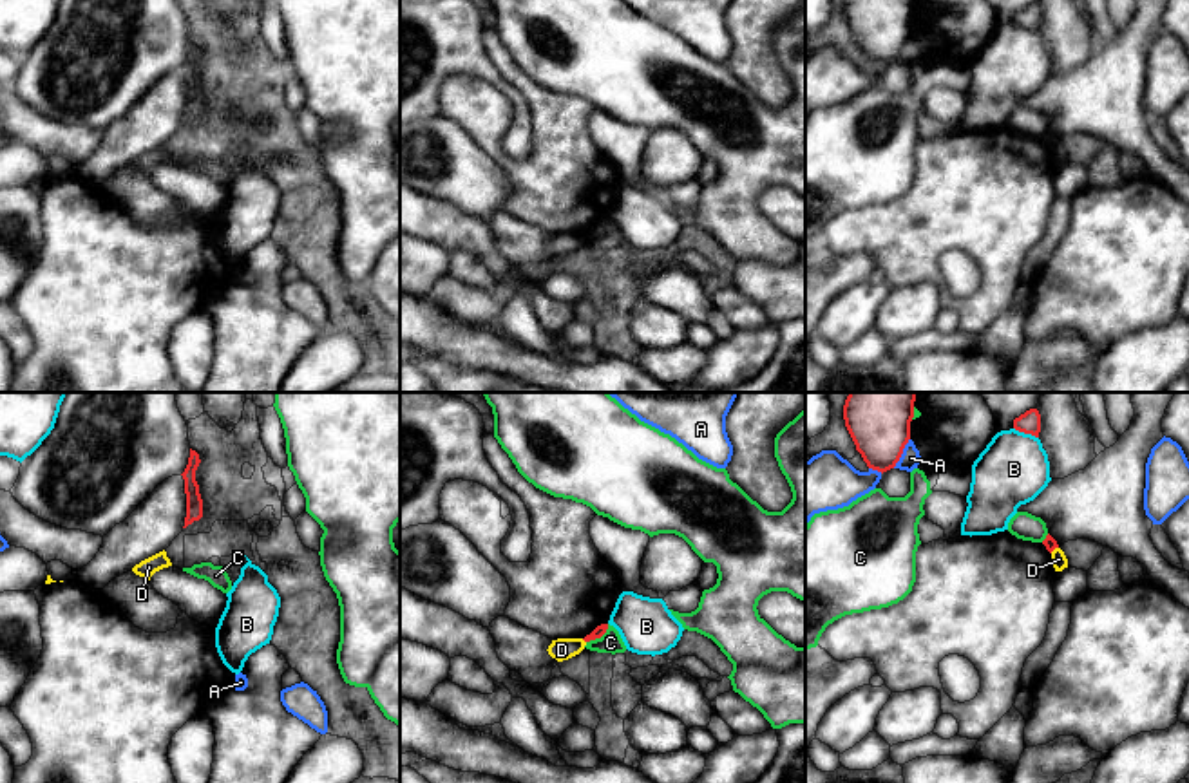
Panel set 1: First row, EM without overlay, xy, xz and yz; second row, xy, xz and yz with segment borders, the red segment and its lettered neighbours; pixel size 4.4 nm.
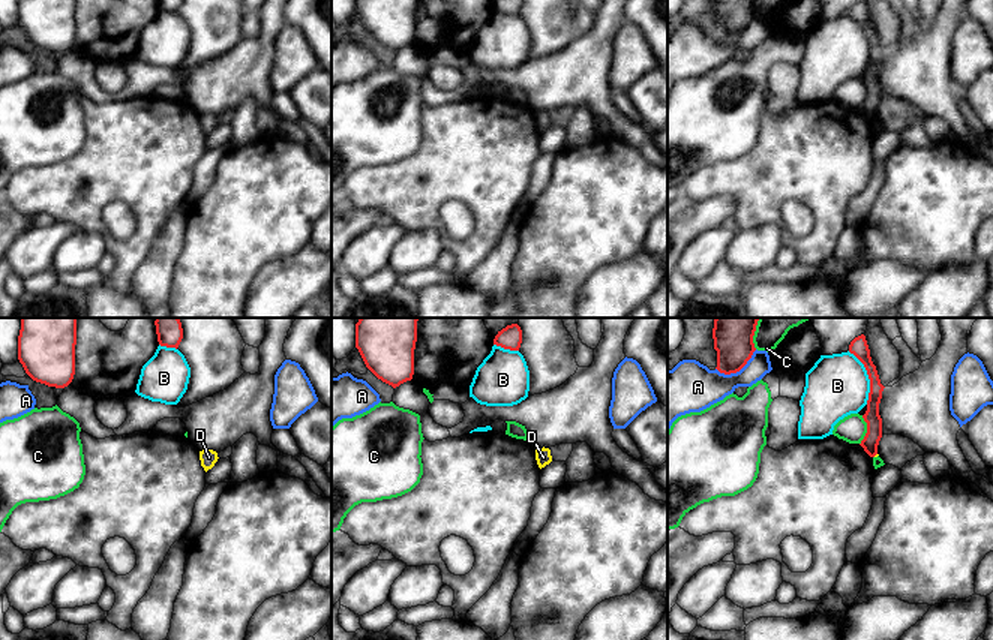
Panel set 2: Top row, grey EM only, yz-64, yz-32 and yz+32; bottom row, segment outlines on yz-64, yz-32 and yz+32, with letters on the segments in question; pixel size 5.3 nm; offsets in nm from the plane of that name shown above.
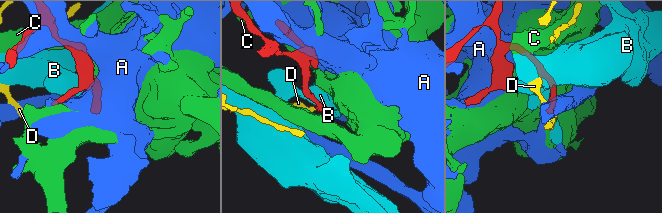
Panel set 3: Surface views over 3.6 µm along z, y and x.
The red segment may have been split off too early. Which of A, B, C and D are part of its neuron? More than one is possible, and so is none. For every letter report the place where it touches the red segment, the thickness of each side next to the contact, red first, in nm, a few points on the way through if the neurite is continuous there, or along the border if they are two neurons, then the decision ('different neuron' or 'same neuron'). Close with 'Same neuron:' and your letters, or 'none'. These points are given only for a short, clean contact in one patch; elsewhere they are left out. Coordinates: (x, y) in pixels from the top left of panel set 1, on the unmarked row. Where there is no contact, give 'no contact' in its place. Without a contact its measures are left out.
A: contact yz (902, 47); calibres 260 and 90 nm; different neuron
B: contact yz (1027, 28); calibres 100 and 320 nm; different neuron
C: contact xz (599, 232); calibres 50 and 100 nm; different neuron
D: contact yz (1054, 143); calibres 60 and 70 nm; border yz (1057, 141), (1050, 147); different neuron
Same neuron: none

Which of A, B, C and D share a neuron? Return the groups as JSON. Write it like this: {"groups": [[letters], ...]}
{"groups": [["A"], ["B"], ["C"], ["D"]]}

